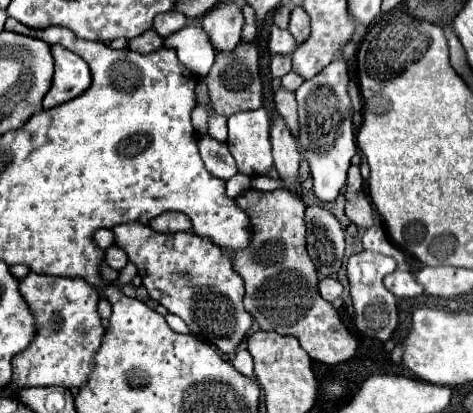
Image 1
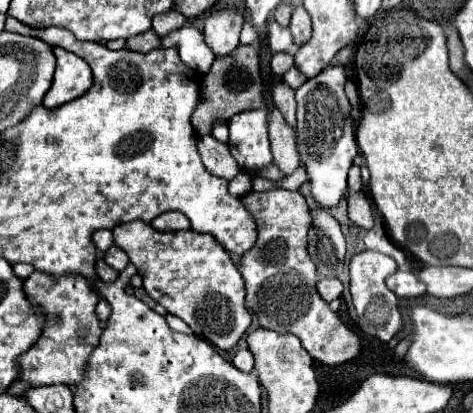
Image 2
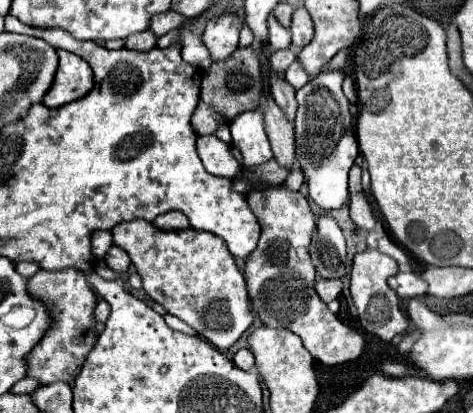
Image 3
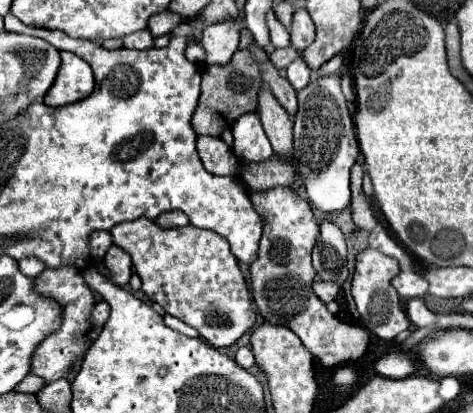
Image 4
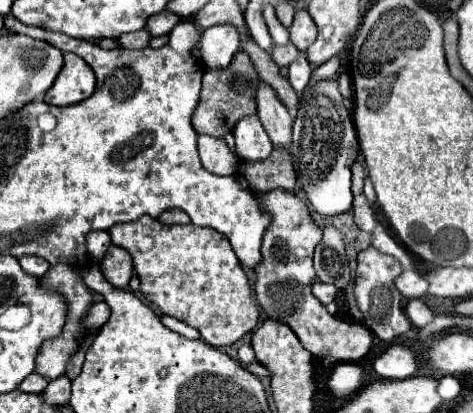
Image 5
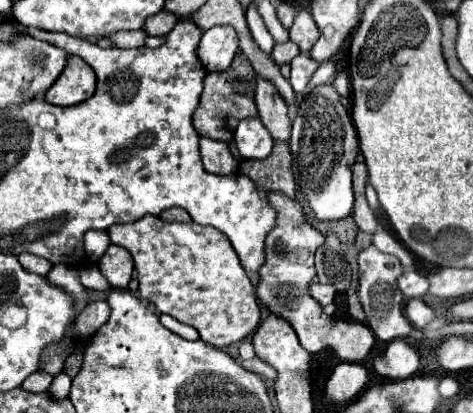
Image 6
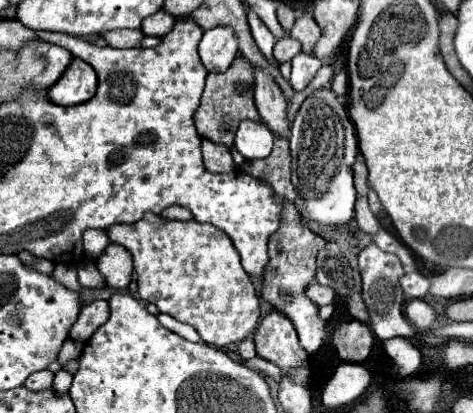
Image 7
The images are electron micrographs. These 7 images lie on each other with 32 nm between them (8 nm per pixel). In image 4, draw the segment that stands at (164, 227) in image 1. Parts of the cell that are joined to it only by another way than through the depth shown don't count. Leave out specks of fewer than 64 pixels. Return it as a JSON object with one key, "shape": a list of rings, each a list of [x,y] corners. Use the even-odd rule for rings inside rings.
{"shape":[[[180,210],[160,214],[160,216],[156,218],[156,224],[158,224],[160,228],[180,228],[180,226],[184,226],[184,214],[182,214]]]}

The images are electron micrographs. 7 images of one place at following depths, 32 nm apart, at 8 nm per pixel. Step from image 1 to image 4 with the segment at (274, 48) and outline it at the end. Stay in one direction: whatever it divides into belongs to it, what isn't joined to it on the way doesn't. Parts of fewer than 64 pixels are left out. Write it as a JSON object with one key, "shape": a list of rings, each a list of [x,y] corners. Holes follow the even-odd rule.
{"shape":[[[270,10],[268,16],[266,16],[266,22],[268,22],[268,28],[270,28],[270,42],[274,48],[286,48],[290,46],[290,32],[276,20],[274,12]]]}

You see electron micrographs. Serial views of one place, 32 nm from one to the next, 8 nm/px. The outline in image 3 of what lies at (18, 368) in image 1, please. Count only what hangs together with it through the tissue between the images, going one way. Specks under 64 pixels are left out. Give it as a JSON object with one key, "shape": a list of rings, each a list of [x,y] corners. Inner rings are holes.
{"shape":[[[38,270],[28,280],[28,292],[52,308],[52,322],[42,340],[32,348],[32,352],[26,356],[26,378],[38,380],[40,386],[54,384],[54,382],[68,382],[74,384],[78,378],[82,364],[86,362],[88,352],[94,348],[98,340],[96,320],[94,320],[94,308],[96,308],[96,292],[90,288],[86,276],[76,270],[68,272],[44,272]]]}

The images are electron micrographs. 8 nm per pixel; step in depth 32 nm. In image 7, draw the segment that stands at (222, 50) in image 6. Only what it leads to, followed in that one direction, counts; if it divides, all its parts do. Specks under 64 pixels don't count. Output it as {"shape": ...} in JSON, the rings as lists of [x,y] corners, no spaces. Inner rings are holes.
{"shape":[[[228,26],[204,30],[198,54],[208,72],[224,72],[238,54],[238,40]]]}

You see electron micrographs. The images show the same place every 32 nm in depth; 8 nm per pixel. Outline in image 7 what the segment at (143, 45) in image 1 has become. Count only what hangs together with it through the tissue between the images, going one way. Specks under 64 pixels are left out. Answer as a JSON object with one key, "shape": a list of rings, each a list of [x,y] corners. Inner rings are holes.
{"shape":[[[116,30],[116,32],[104,34],[104,38],[108,40],[110,46],[116,46],[116,48],[136,48],[140,46],[144,32],[142,30]]]}

